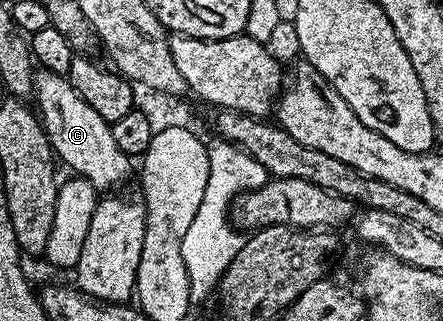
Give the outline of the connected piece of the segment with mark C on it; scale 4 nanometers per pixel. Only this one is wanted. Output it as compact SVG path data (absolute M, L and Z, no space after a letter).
M39 69L34 75L33 101L38 101L36 113L42 120L46 135L54 149L57 161L74 169L77 177L88 180L95 191L110 192L130 174L131 155L116 148L110 123L84 101L84 96L72 88L69 77Z

